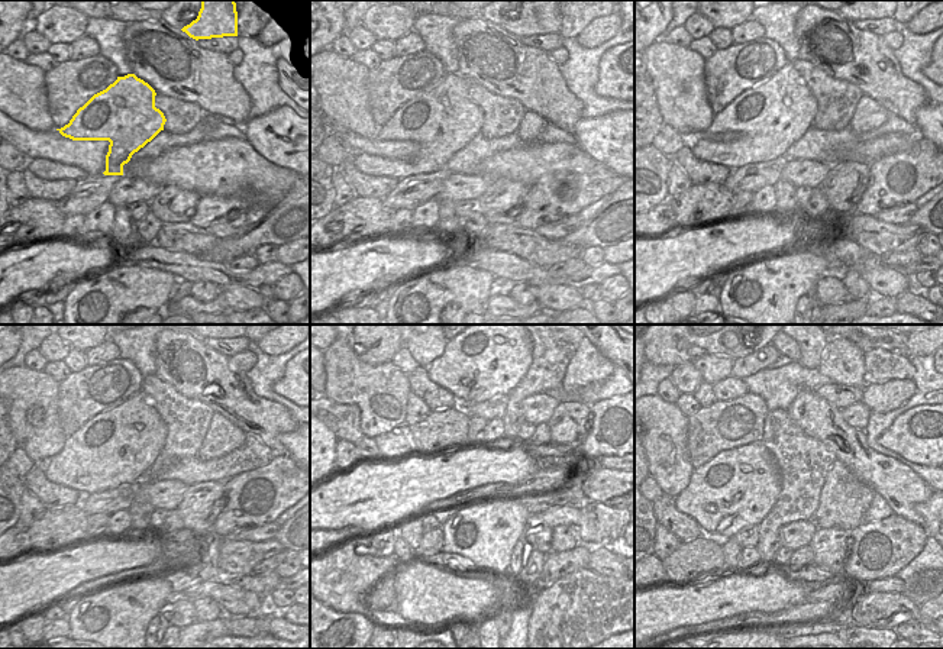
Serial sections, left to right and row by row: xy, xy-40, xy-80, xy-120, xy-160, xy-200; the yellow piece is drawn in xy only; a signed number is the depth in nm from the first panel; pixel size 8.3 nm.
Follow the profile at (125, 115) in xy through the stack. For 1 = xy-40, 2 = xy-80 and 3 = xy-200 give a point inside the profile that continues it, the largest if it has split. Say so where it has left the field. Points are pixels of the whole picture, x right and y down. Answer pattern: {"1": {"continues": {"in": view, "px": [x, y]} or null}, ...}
{"1": {"continues": {"in": "xy-40", "px": [442, 120]}}, "2": {"continues": {"in": "xy-80", "px": [767, 120]}}, "3": {"continues": {"in": "xy-200", "px": [736, 488]}}}

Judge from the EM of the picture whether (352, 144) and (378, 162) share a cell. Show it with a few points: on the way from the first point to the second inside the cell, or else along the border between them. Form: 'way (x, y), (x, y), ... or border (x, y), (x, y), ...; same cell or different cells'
border (357, 152), (399, 160); different cells

